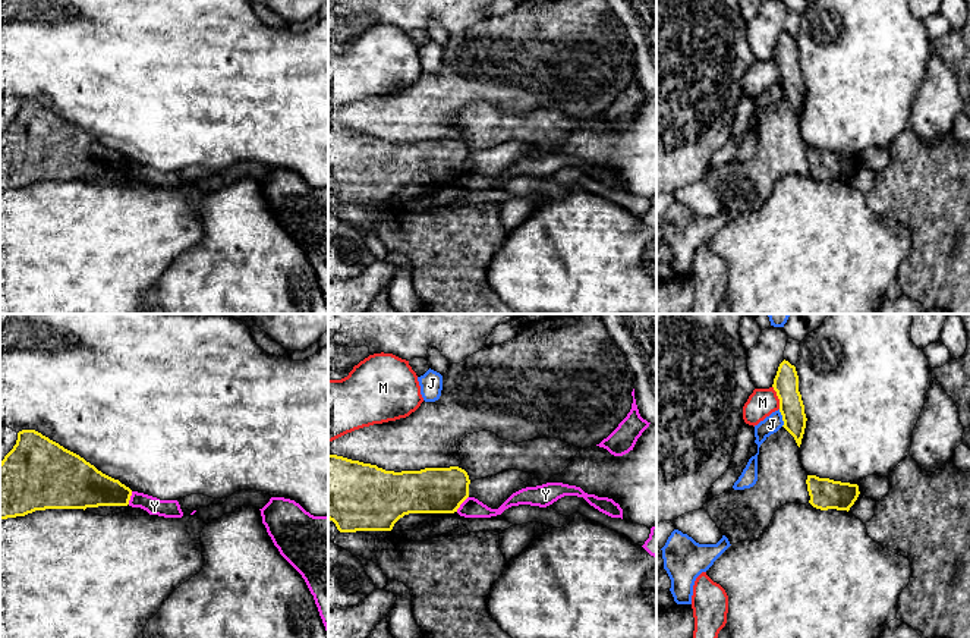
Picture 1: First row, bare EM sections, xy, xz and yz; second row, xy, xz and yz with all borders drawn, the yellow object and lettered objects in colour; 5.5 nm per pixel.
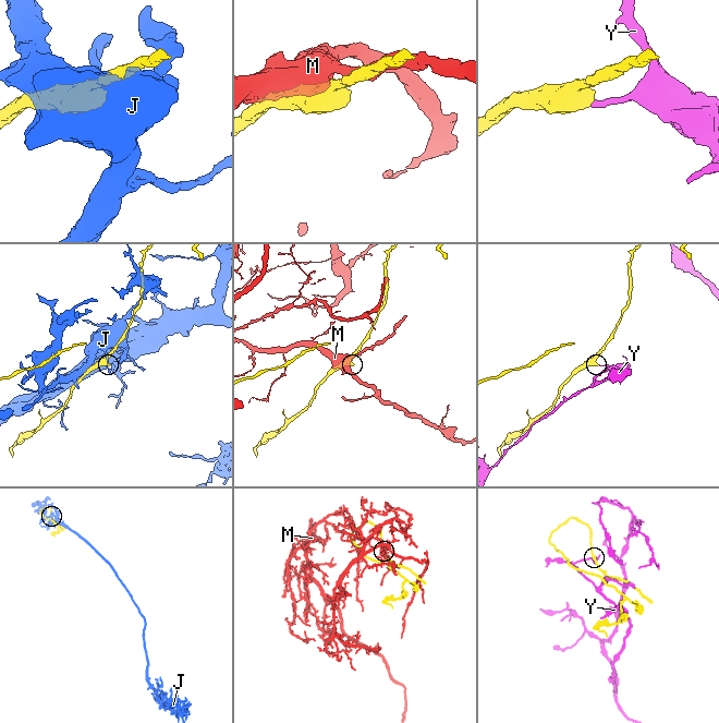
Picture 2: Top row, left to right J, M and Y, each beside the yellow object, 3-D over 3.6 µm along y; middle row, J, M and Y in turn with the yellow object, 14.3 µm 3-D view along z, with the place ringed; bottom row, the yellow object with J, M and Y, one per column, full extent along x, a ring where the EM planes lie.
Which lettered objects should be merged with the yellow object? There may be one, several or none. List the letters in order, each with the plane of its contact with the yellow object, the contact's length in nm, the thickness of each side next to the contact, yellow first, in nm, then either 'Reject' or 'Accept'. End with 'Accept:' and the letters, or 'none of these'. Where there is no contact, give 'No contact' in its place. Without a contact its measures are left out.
J: Touches yellow in yz. Shared border 100 nm. Thickness 140 nm (yellow) against 100 nm. Reject
M: Touches yellow in yz. Shared border 130 nm. Thickness 140 nm (yellow) against 160 nm. Reject
Y: Touches yellow in xz. Shared border 110 nm. Thickness 260 nm (yellow) against 110 nm. Reject
Accept: none of these

